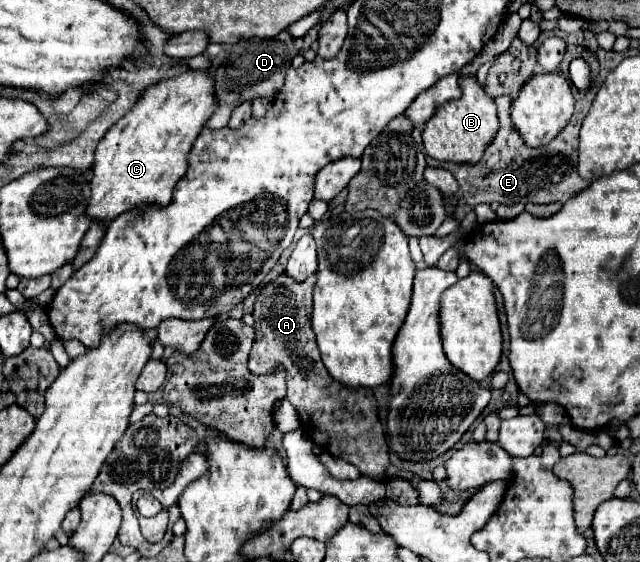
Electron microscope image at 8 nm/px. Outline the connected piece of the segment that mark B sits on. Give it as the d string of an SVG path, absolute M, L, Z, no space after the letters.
M466 76L460 80L462 98L448 102L438 108L438 112L430 118L430 122L422 130L424 150L434 160L456 162L456 164L476 164L484 156L486 148L494 140L498 132L498 114L494 100L478 86L474 76Z

